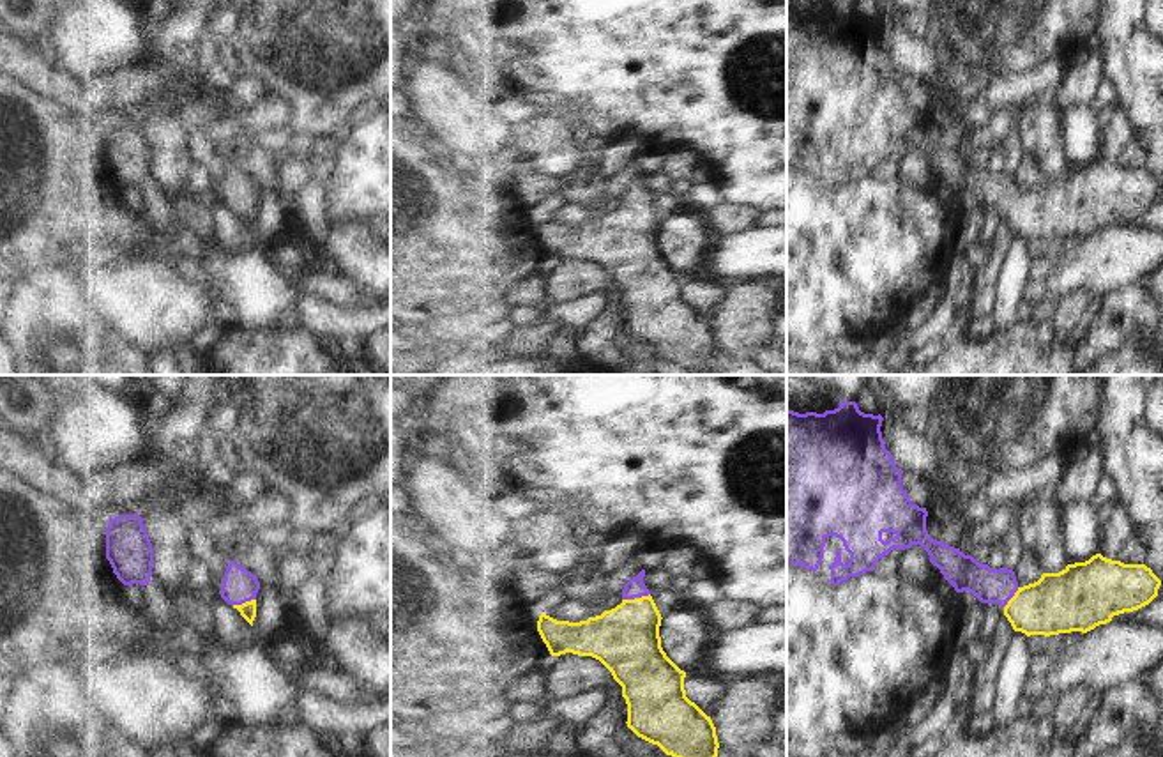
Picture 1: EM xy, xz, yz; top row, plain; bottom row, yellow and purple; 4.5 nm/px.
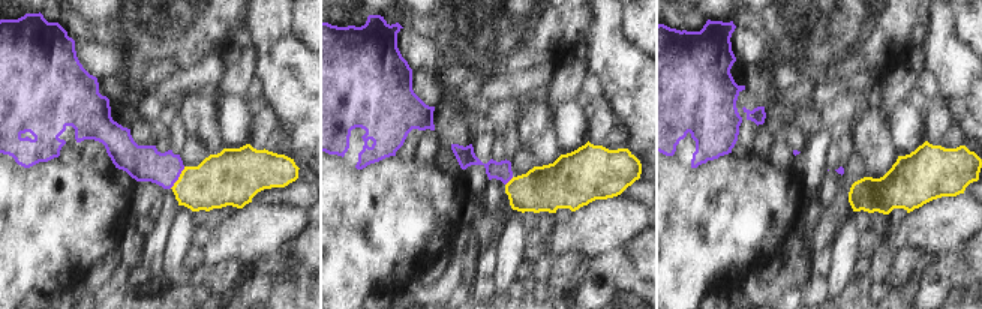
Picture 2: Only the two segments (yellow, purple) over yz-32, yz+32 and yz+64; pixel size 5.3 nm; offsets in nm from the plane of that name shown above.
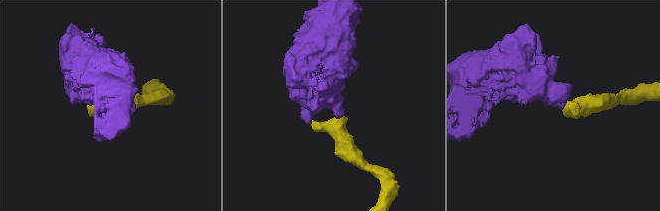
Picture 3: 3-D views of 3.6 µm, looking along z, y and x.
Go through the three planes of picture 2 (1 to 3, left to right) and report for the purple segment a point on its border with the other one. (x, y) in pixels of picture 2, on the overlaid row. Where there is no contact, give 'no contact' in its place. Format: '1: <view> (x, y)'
1: yz-32 (179, 177)
2: yz+32 (508, 182)
3: no contact

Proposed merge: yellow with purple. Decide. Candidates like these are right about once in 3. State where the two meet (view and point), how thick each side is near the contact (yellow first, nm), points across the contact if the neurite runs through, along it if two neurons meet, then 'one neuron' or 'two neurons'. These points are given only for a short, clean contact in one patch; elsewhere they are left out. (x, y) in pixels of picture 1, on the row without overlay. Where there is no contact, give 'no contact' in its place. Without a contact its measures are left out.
contact xz (637, 202); calibres 300 and 90 nm; way xz (626, 243), (637, 223), (637, 202), (635, 191); one neuron

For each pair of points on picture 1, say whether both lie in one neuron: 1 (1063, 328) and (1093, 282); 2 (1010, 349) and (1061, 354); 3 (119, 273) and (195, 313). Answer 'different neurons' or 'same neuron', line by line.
1: different neurons
2: same neuron
3: same neuron

